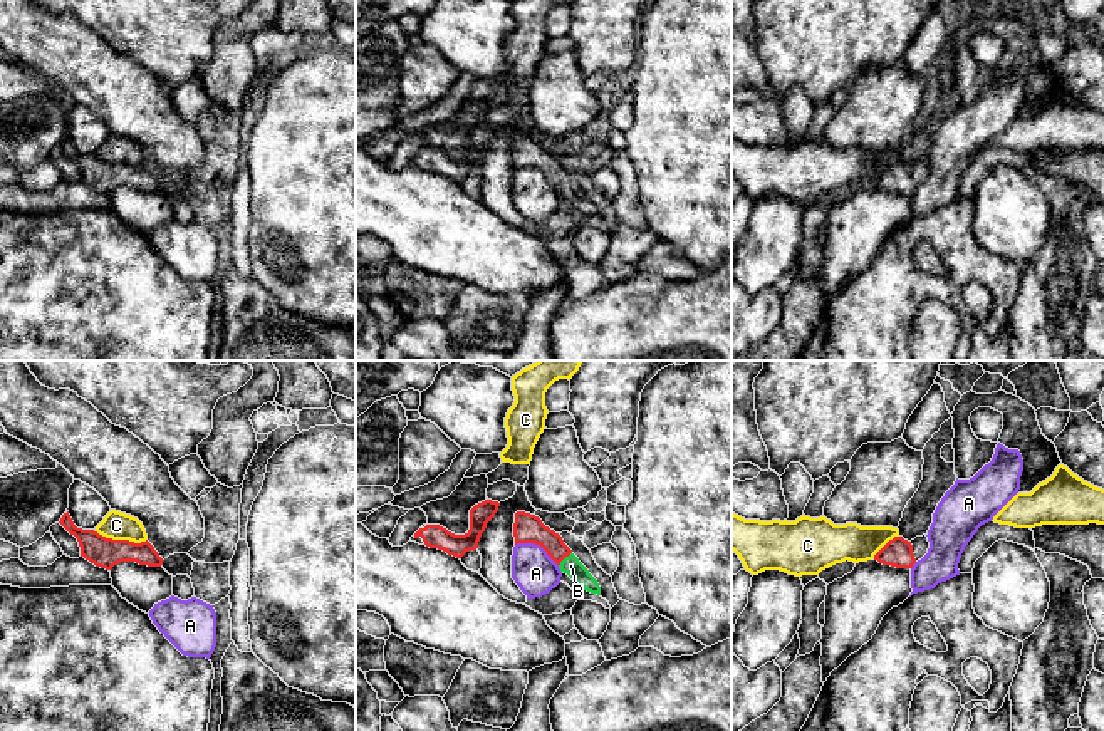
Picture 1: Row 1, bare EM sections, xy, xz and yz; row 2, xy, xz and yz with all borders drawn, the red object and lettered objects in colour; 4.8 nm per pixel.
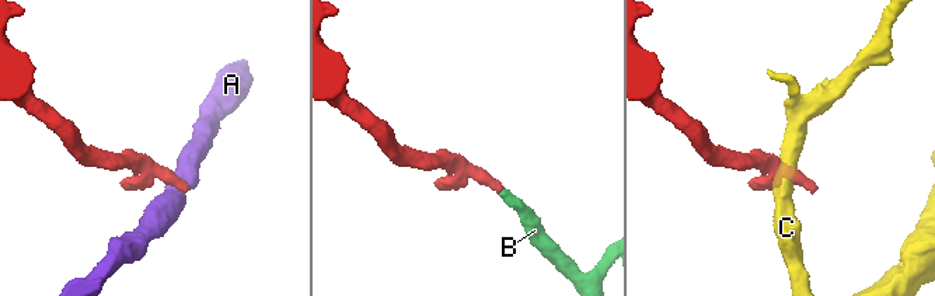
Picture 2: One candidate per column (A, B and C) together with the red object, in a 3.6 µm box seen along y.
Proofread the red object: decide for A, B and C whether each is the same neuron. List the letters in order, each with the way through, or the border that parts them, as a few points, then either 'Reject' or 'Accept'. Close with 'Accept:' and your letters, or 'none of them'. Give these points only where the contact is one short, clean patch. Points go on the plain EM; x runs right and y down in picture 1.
A: Boundary: xz (515, 168), (537, 168), (557, 190). Reject
B: Path across: xz (527, 153), (542, 160), (564, 181), (571, 190). Accept
C: Boundary: xy (93, 155), (113, 163), (146, 165). Reject
Accept: B

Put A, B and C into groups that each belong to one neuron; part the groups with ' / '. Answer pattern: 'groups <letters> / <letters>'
groups A / B / C

